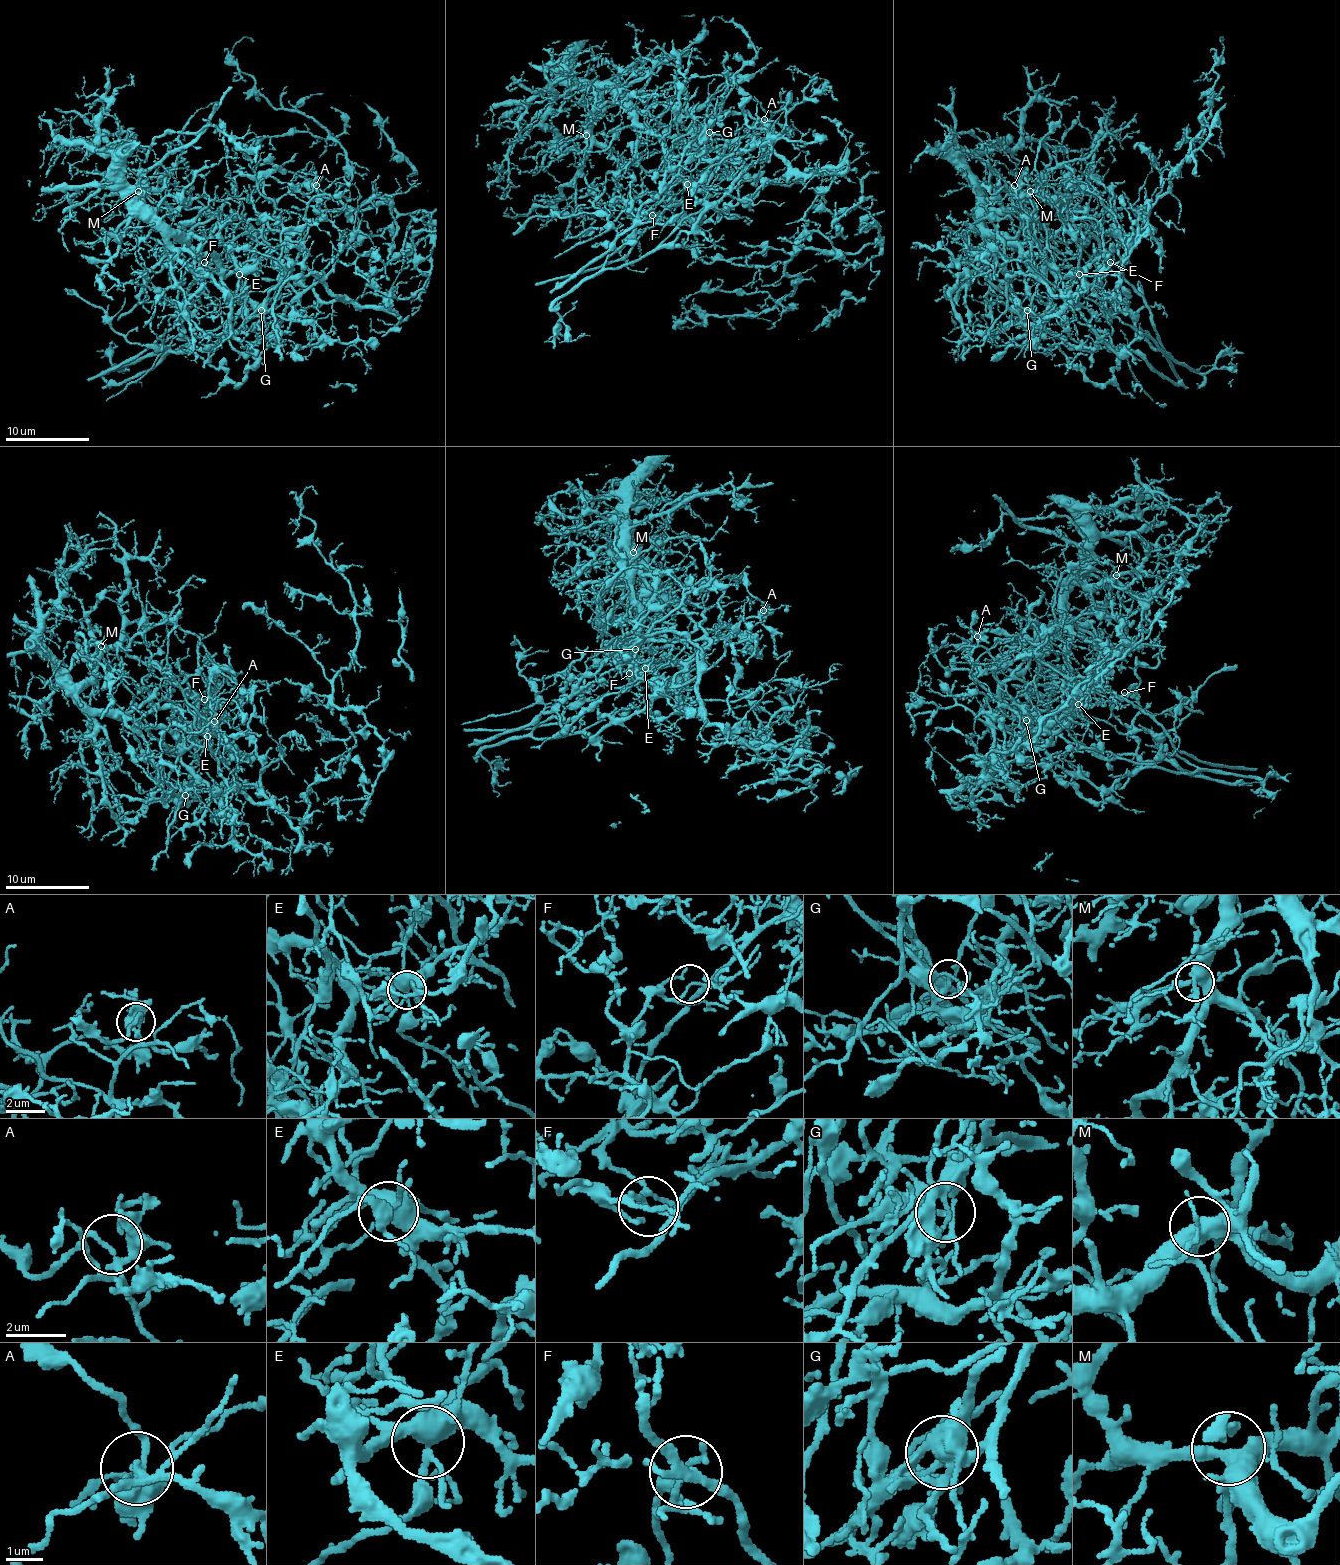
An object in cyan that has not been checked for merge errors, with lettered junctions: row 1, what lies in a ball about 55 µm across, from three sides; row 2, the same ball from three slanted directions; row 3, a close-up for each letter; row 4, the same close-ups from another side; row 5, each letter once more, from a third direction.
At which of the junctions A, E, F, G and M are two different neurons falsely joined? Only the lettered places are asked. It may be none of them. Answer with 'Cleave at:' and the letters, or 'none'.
Cleave at: E, F, G

